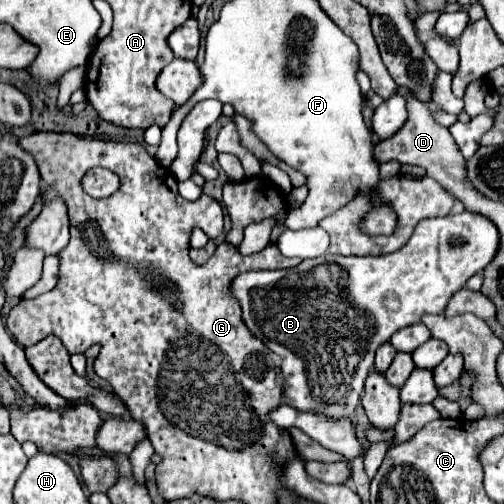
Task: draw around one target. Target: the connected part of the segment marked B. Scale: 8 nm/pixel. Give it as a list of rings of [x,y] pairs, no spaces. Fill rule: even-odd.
[[[460,212],[460,214],[448,214],[442,218],[426,218],[420,220],[412,238],[408,240],[406,246],[402,246],[400,250],[392,252],[392,254],[384,254],[384,256],[334,256],[334,254],[324,254],[312,260],[304,260],[302,264],[298,264],[296,268],[288,268],[288,270],[254,270],[254,272],[242,272],[238,274],[232,284],[230,284],[230,294],[238,300],[240,308],[242,308],[242,320],[248,326],[248,330],[262,340],[274,354],[278,354],[282,358],[280,364],[280,372],[282,372],[282,380],[284,380],[284,398],[290,402],[292,408],[298,408],[300,412],[322,412],[322,416],[352,416],[358,402],[360,402],[360,394],[364,392],[364,382],[368,372],[374,366],[374,352],[378,346],[386,344],[390,340],[390,336],[394,332],[398,332],[398,328],[406,328],[410,324],[418,324],[422,322],[422,316],[426,314],[442,314],[446,304],[450,302],[450,296],[454,296],[454,292],[458,292],[466,280],[478,272],[482,272],[486,268],[486,264],[494,258],[496,250],[498,250],[498,228],[494,224],[490,224],[490,220],[486,216],[480,214],[472,214],[472,212]]]

